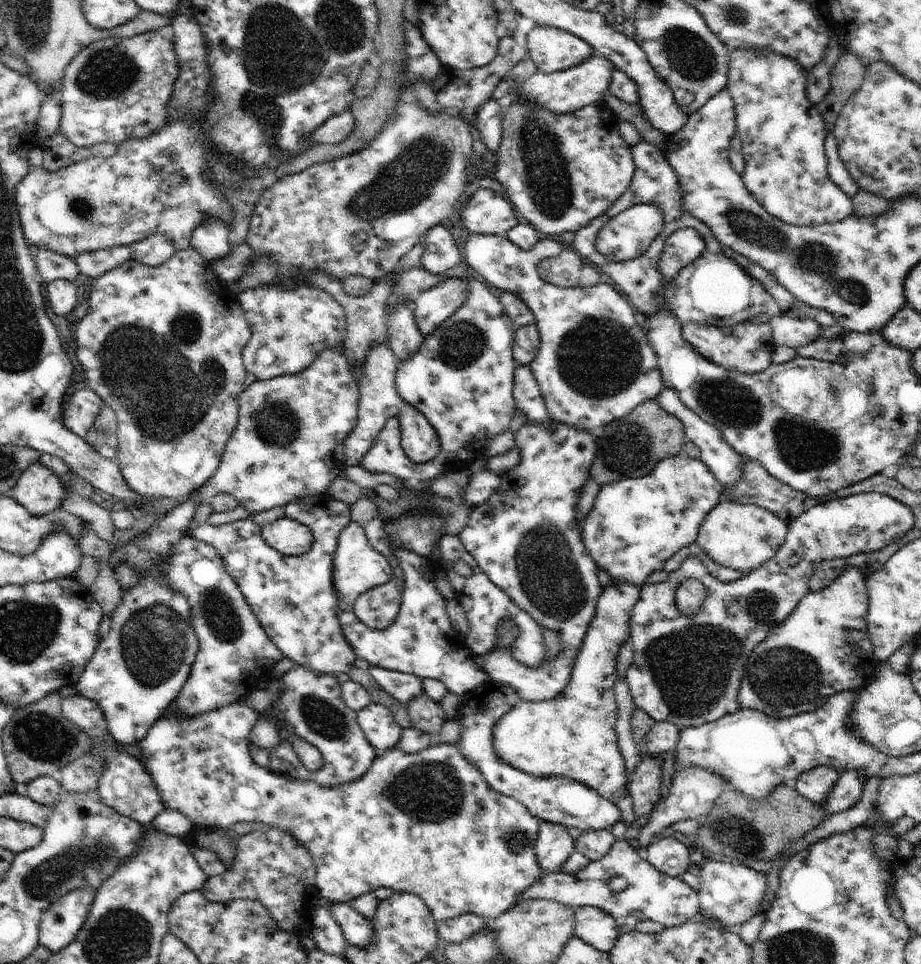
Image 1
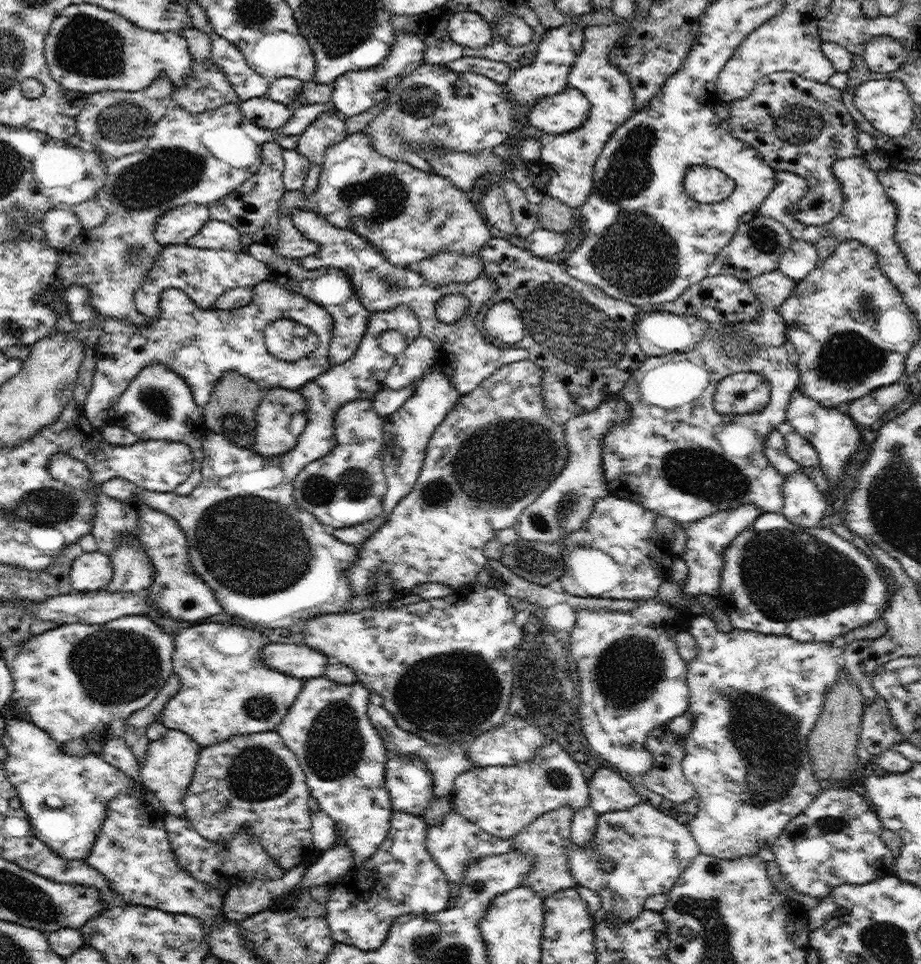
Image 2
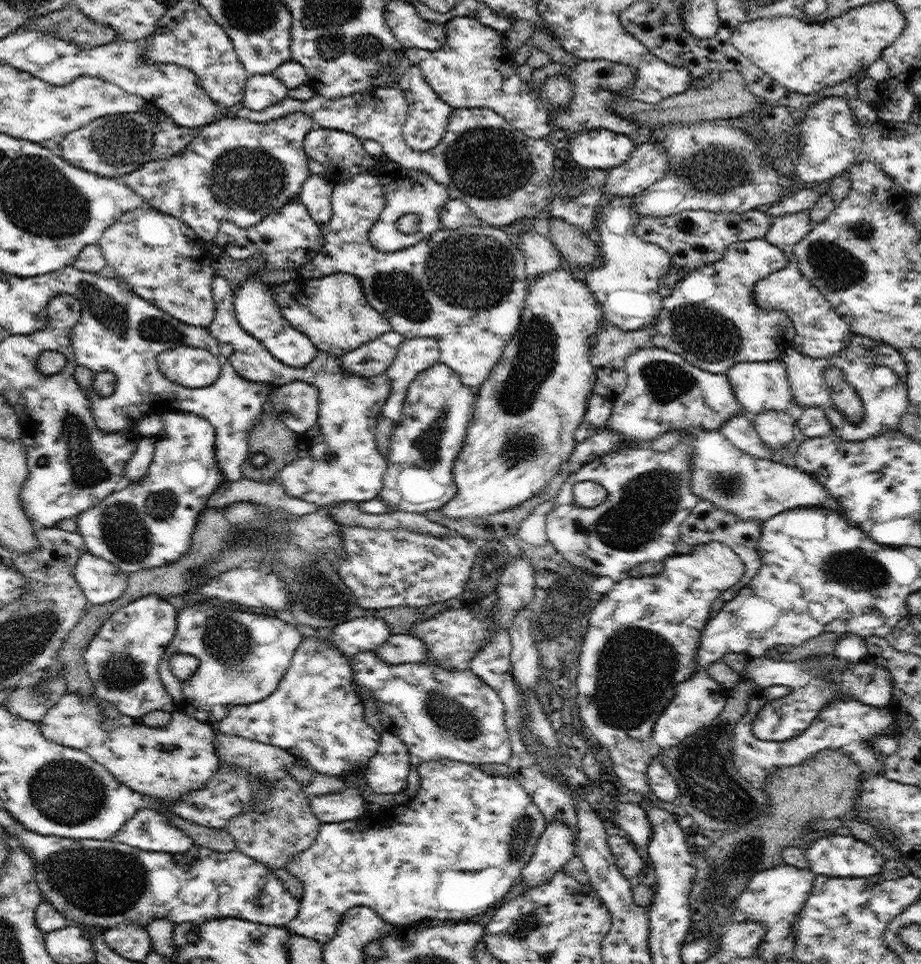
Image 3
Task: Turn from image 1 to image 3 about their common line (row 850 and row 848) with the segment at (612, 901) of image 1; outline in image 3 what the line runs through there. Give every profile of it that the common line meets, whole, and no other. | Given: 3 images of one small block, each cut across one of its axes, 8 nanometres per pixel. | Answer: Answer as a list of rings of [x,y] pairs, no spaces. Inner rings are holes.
[[[609,836],[608,849],[624,878],[630,880],[635,875],[642,876],[644,860],[636,851],[636,846],[629,840],[622,836]]]

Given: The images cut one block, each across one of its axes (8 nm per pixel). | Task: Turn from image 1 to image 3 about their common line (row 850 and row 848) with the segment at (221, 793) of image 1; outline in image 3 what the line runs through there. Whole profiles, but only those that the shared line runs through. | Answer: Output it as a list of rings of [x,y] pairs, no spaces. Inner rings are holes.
[[[450,759],[429,760],[419,764],[418,776],[420,776],[420,789],[408,804],[394,806],[390,810],[380,809],[372,814],[360,816],[354,821],[321,823],[319,834],[316,841],[312,843],[312,847],[303,850],[286,863],[286,870],[300,879],[303,884],[298,916],[284,926],[288,927],[292,934],[305,936],[322,944],[330,942],[336,934],[340,920],[349,909],[355,907],[372,908],[380,915],[380,918],[394,925],[410,925],[422,920],[432,920],[433,923],[466,922],[472,916],[492,912],[499,904],[502,904],[504,895],[508,894],[510,888],[519,882],[523,868],[534,854],[536,844],[547,827],[548,822],[545,816],[540,813],[538,806],[534,804],[532,797],[526,793],[526,790],[518,785],[516,779],[510,775],[506,777],[488,776],[476,764],[466,764],[459,760]]]

